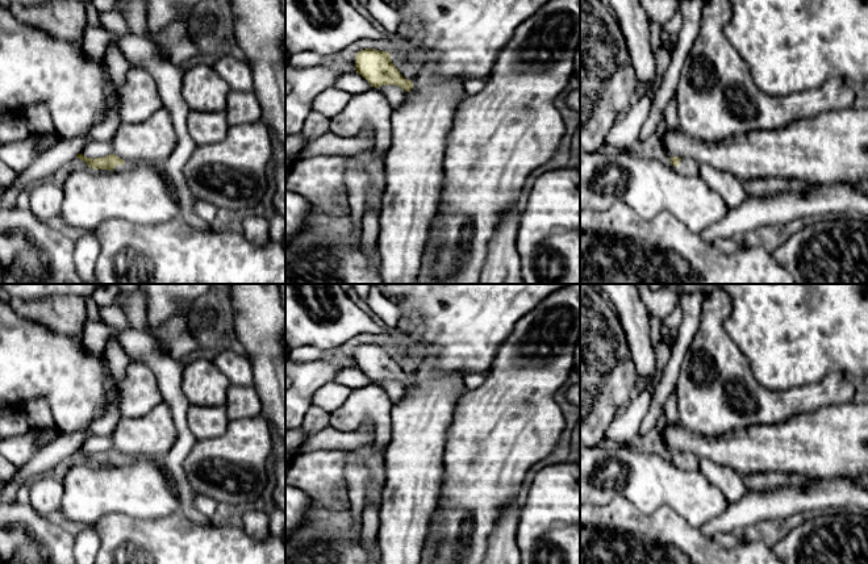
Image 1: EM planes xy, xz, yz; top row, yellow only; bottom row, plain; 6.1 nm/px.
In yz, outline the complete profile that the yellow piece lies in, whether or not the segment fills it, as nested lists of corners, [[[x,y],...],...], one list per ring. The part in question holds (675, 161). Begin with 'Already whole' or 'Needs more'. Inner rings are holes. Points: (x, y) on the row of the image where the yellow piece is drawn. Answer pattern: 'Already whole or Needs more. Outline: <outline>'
Needs more. Outline: [[[679,156],[671,158],[671,166],[681,175],[698,176],[700,164],[694,160],[681,159]]]

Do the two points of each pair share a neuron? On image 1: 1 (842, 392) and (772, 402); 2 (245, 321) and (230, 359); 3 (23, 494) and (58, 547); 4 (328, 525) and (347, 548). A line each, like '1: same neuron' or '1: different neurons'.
1: same neuron
2: different neurons
3: different neurons
4: same neuron

